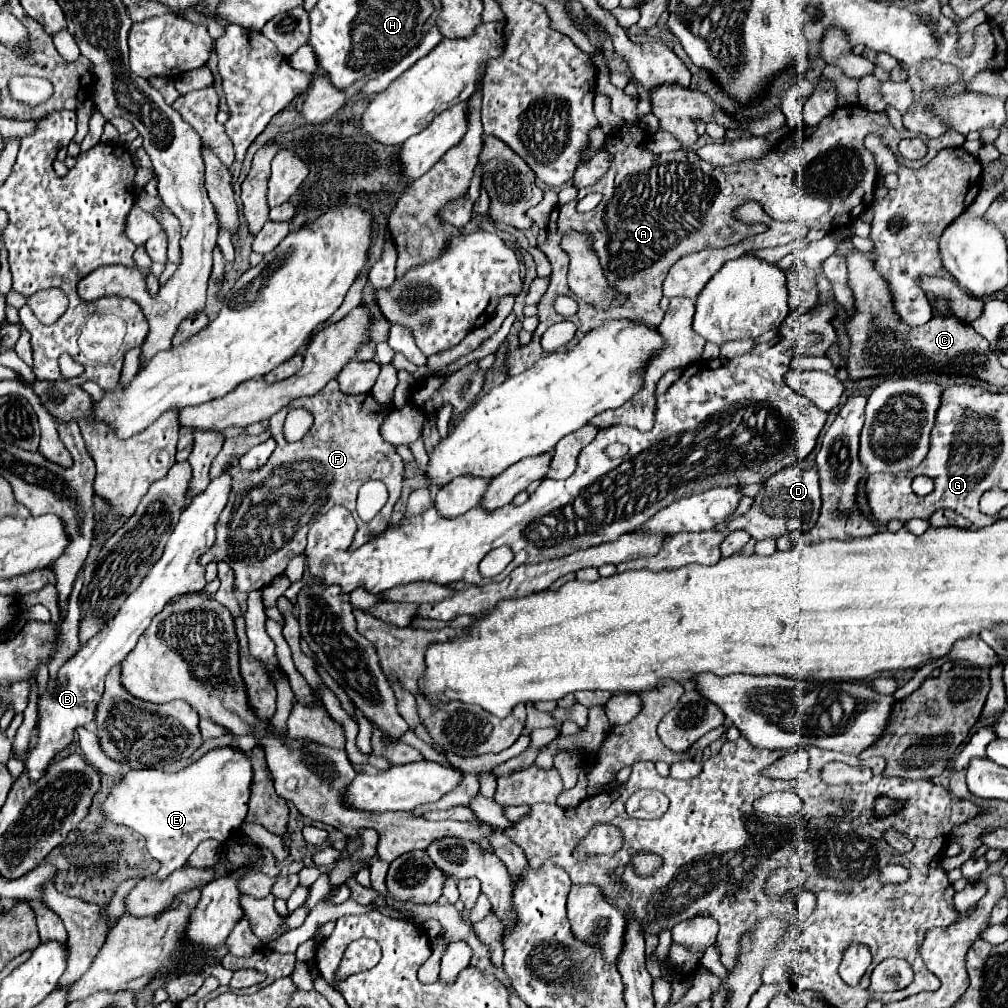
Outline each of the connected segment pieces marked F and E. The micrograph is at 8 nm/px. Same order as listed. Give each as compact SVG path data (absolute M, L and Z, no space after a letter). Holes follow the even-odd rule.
M333 379L317 395L297 399L289 405L293 409L303 407L311 411L311 429L301 441L287 443L283 441L283 421L291 409L281 409L267 421L277 447L261 471L247 475L239 467L233 471L233 491L217 521L217 539L205 553L205 559L201 559L201 563L229 561L235 571L235 589L241 593L267 587L285 571L293 557L305 555L307 529L315 523L315 517L327 511L327 507L343 505L351 511L357 521L355 547L361 547L371 533L383 533L389 527L393 505L401 497L405 465L397 455L395 445L387 443L379 431L389 417L389 411L395 409L393 403L379 403L371 393L361 403L361 395L341 393L339 383ZM369 479L383 481L389 499L377 517L363 523L355 511L355 499L357 489Z
M233 745L215 747L177 773L127 771L103 803L103 813L109 821L123 823L147 839L147 851L163 865L157 873L161 879L183 867L203 839L211 837L223 843L241 827L247 817L251 783L251 759Z

